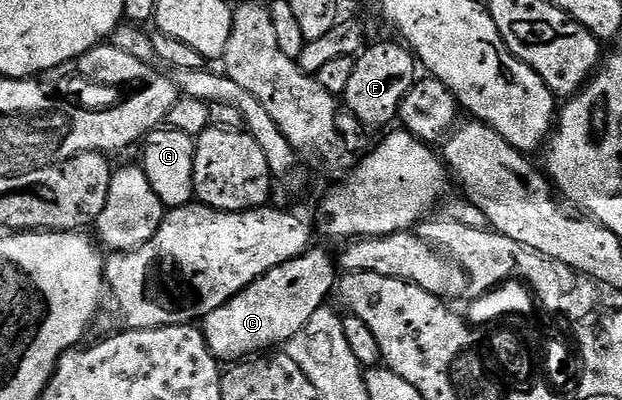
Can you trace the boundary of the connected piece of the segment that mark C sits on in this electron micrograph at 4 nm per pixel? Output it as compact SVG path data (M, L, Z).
M309 249L295 259L277 265L260 279L239 291L225 305L213 309L202 320L207 348L224 364L231 365L260 353L270 352L278 343L290 344L306 331L309 321L328 302L327 294L337 287L337 263L323 251Z

